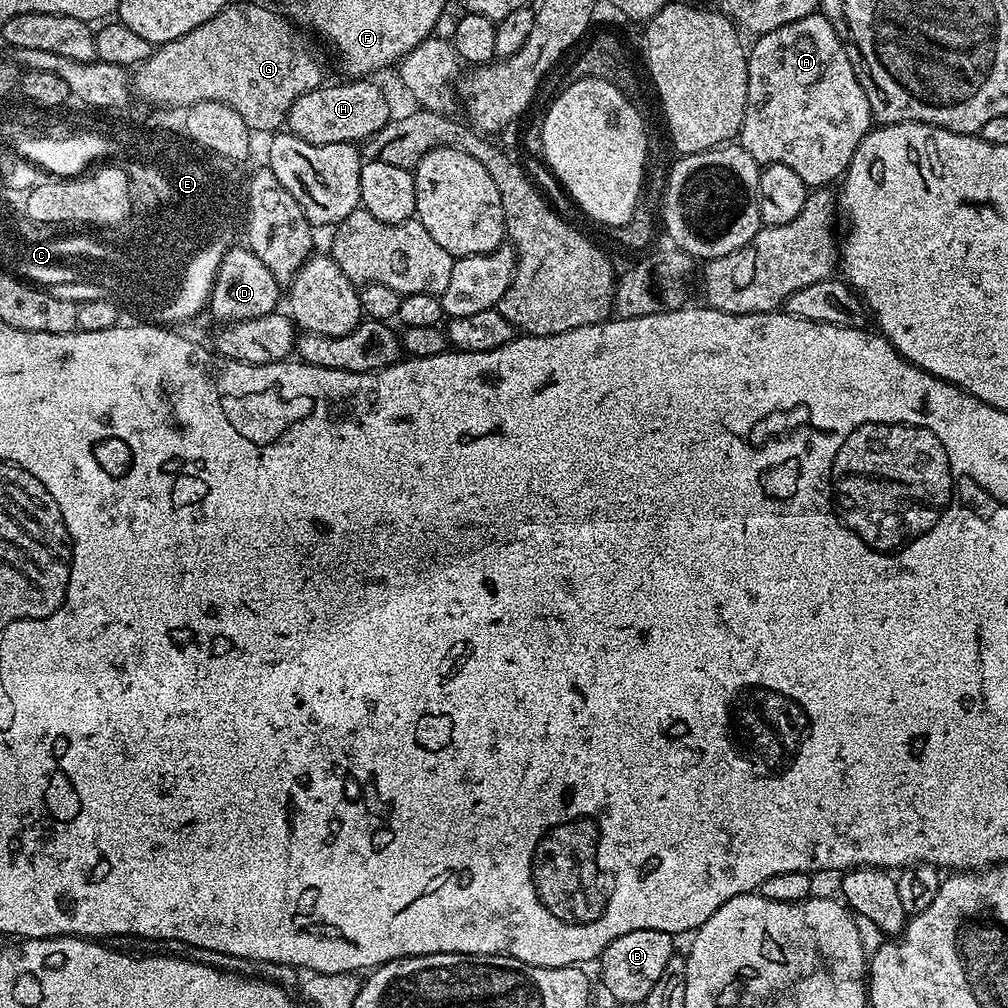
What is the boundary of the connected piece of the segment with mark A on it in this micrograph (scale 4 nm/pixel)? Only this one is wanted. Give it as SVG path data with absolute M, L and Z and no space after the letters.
M822 14L798 18L798 22L778 26L778 30L770 30L766 35L755 37L751 42L753 44L750 44L747 49L748 85L746 86L746 110L744 111L738 137L740 147L746 149L750 154L750 158L754 158L756 163L761 166L765 164L790 166L790 170L794 170L794 174L798 174L798 178L802 178L802 182L806 182L809 189L815 190L825 186L832 186L832 183L835 185L843 177L844 171L850 166L850 162L854 158L854 150L858 150L858 146L862 143L864 137L868 135L874 124L870 102L866 98L866 90L862 90L862 86L856 80L854 66L846 54L844 43L838 38L834 26L830 26L830 22Z

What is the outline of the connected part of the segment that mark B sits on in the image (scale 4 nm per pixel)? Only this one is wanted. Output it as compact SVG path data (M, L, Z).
M630 930L630 934L622 934L622 938L614 938L610 946L598 957L600 964L600 980L604 988L616 1000L624 1004L639 1006L654 990L654 982L662 978L662 970L666 970L666 962L674 954L672 948L673 933L662 930Z

